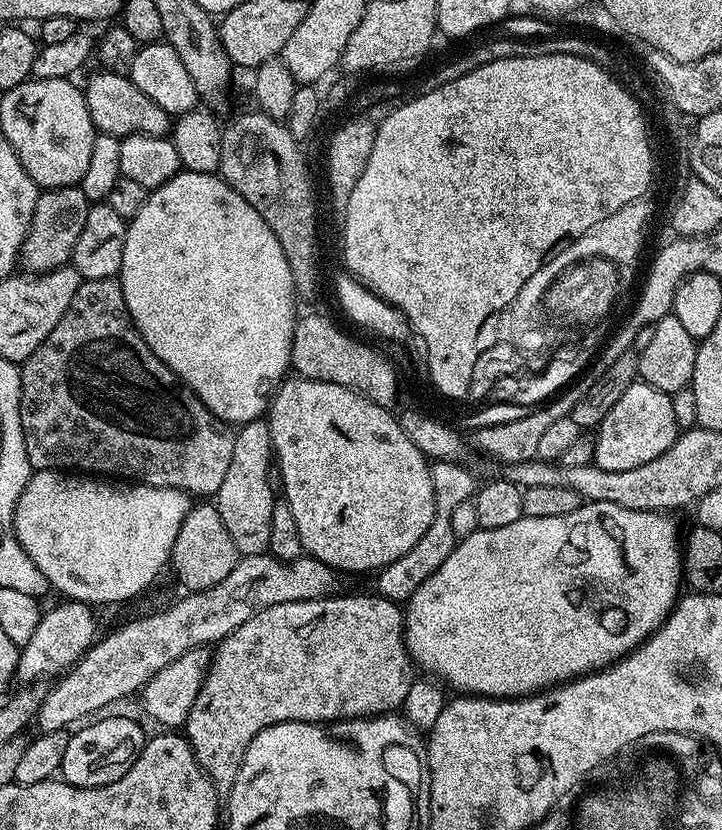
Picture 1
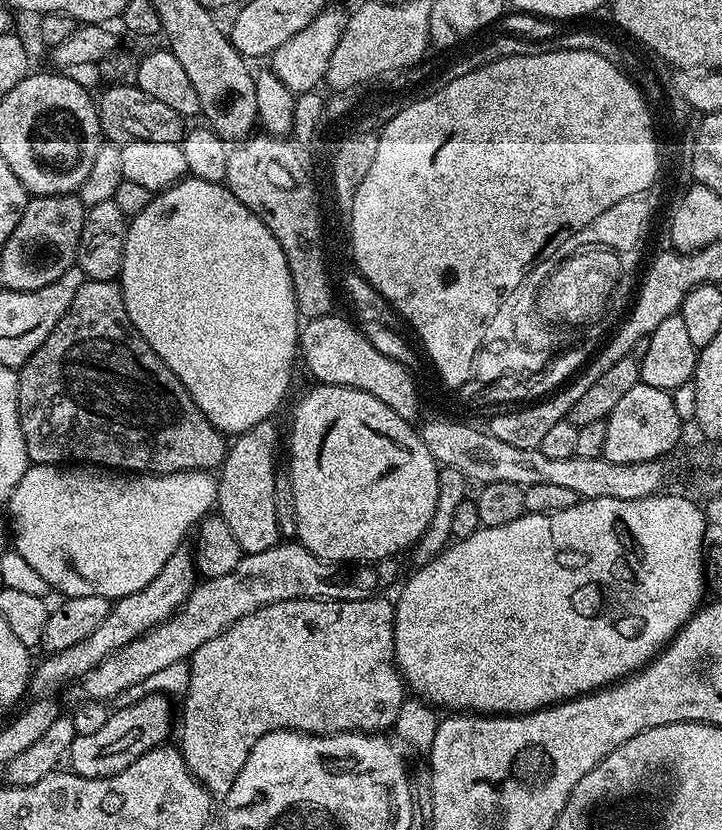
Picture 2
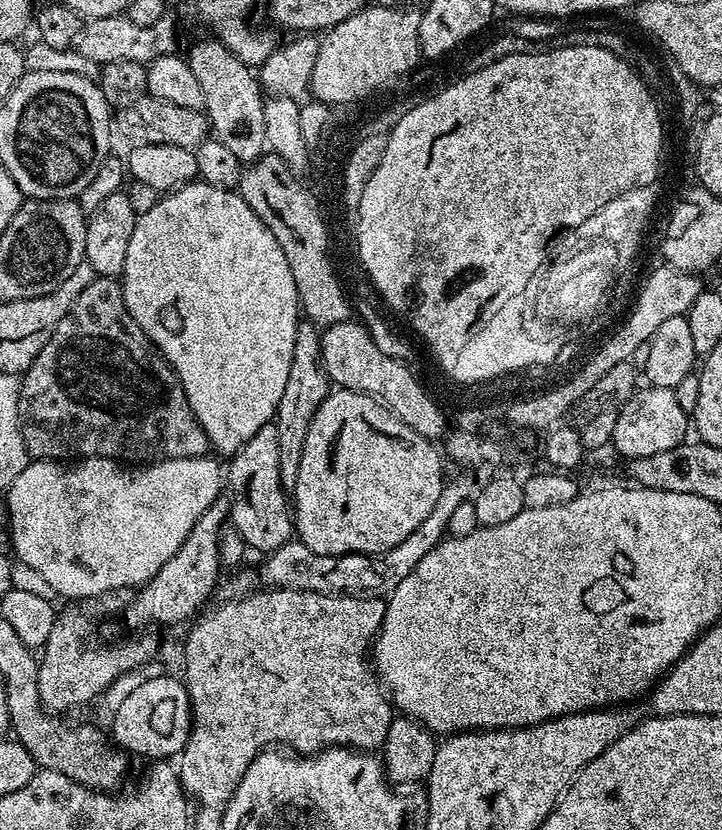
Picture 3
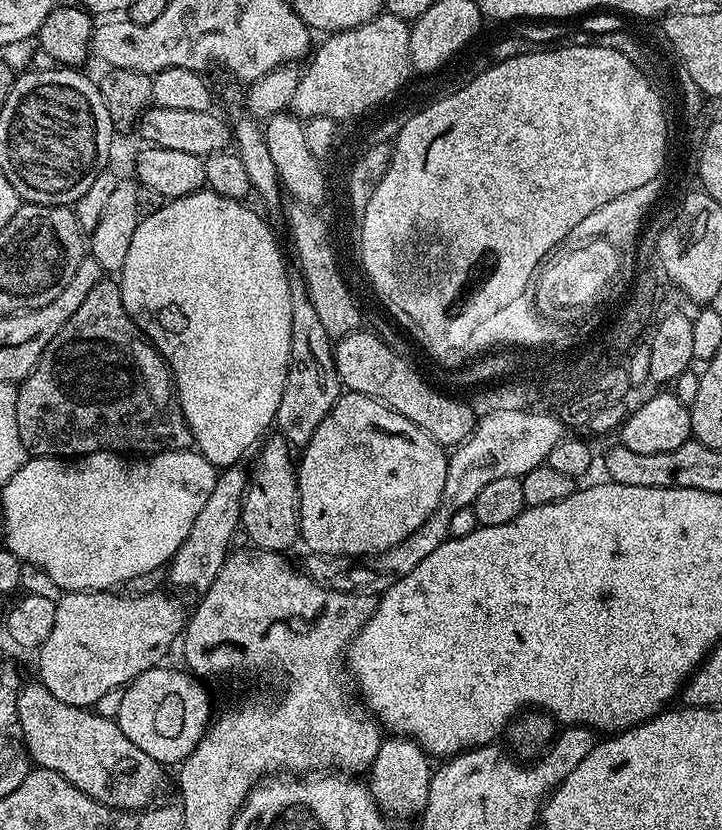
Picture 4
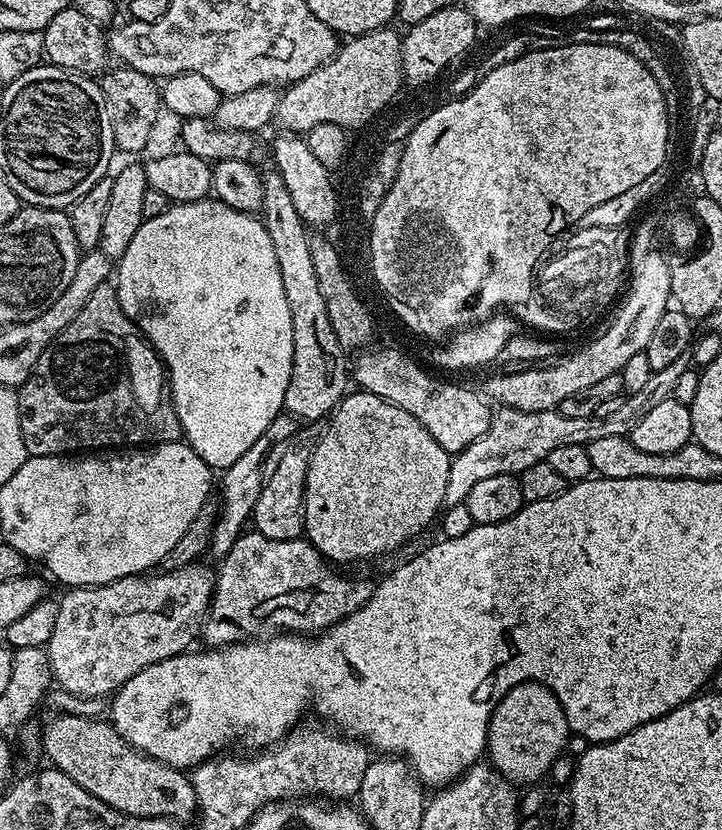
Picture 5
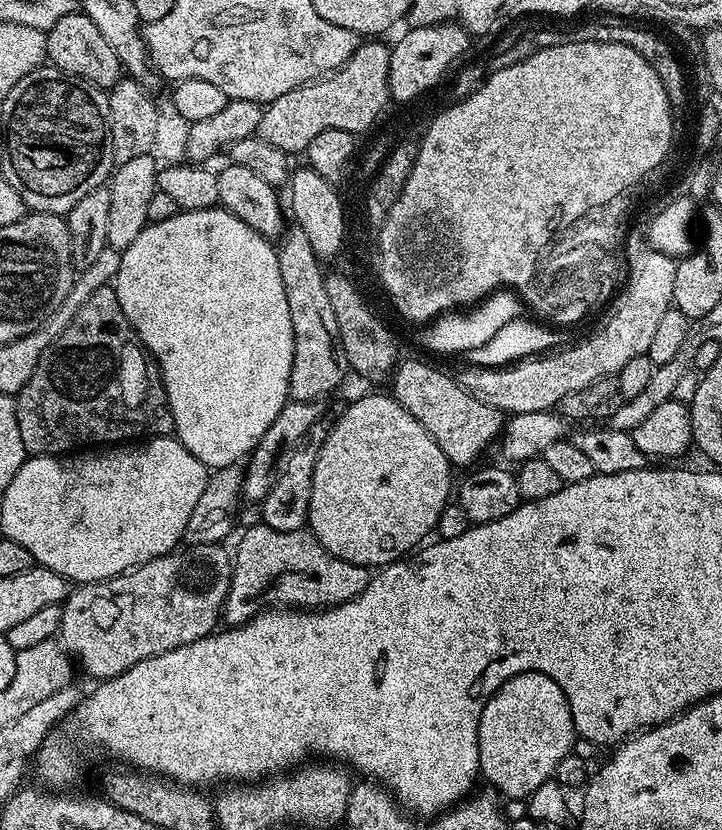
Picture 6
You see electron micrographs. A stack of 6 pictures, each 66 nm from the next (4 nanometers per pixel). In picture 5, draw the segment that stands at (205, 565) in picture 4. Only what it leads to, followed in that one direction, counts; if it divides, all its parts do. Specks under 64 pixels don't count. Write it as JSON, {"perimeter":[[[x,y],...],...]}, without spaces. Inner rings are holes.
{"perimeter":[[[287,414],[276,416],[274,422],[270,422],[266,430],[262,430],[262,438],[258,438],[258,442],[254,442],[254,446],[250,446],[250,450],[246,450],[246,454],[238,458],[238,462],[223,469],[221,476],[224,477],[221,480],[219,477],[218,480],[220,512],[218,508],[210,528],[210,548],[212,544],[212,552],[216,558],[223,558],[230,550],[230,546],[234,546],[236,539],[245,531],[246,525],[252,518],[254,502],[258,502],[258,494],[262,494],[264,477],[268,474],[272,458],[282,445],[297,435],[296,427],[298,424],[293,417]]]}

